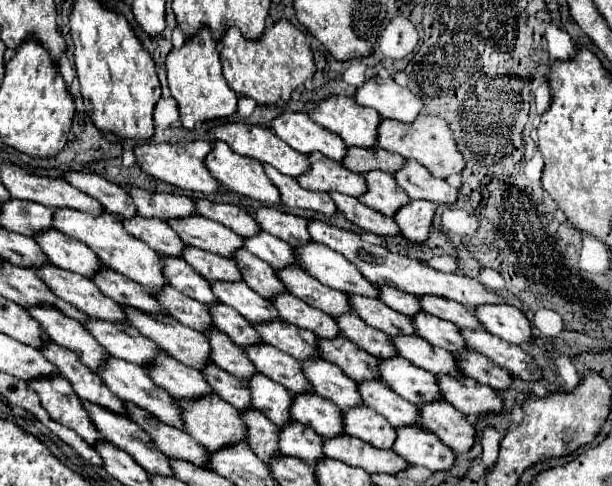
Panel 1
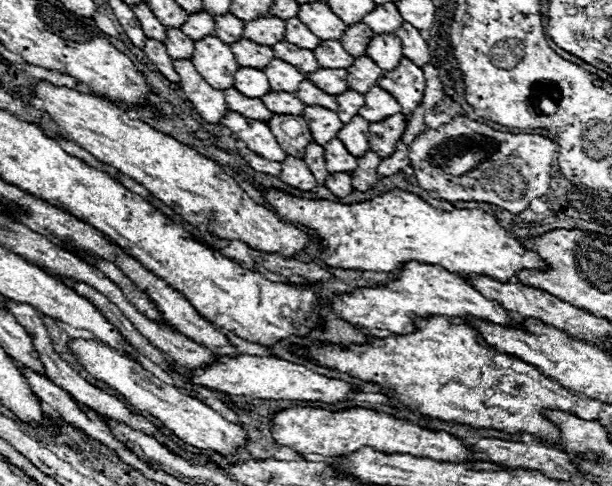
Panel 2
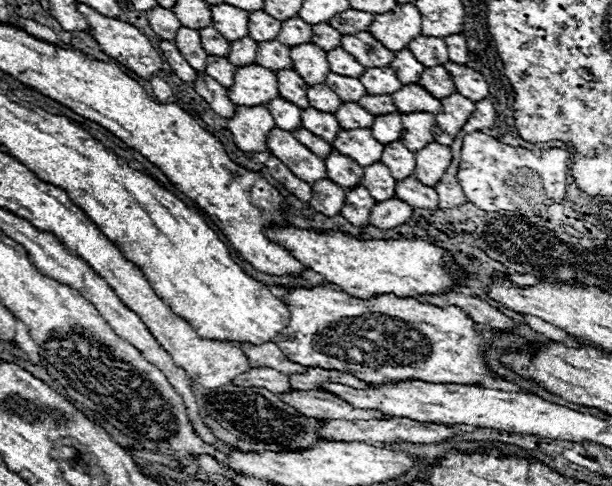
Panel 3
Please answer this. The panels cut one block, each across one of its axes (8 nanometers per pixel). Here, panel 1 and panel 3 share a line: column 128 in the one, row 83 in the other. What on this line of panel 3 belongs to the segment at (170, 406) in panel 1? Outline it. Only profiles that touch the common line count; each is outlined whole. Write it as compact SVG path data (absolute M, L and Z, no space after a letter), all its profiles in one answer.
M366 68L364 76L360 76L360 82L364 84L366 92L372 96L392 94L402 88L396 72L390 68Z

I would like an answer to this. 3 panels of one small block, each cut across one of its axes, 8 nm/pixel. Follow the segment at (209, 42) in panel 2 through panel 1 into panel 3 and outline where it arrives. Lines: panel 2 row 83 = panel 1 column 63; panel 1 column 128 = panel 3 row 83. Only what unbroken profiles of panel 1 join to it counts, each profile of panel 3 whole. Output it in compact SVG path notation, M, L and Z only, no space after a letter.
M258 64L236 70L234 86L228 90L228 98L238 106L266 106L278 94L276 74Z

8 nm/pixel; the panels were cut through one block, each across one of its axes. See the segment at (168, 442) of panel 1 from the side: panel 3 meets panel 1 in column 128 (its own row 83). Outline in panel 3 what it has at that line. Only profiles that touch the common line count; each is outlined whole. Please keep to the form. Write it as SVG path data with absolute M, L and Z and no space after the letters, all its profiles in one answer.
M410 50L396 52L396 60L390 64L390 68L396 72L402 84L418 84L420 72L424 72L424 66L416 60L416 56L412 56Z

